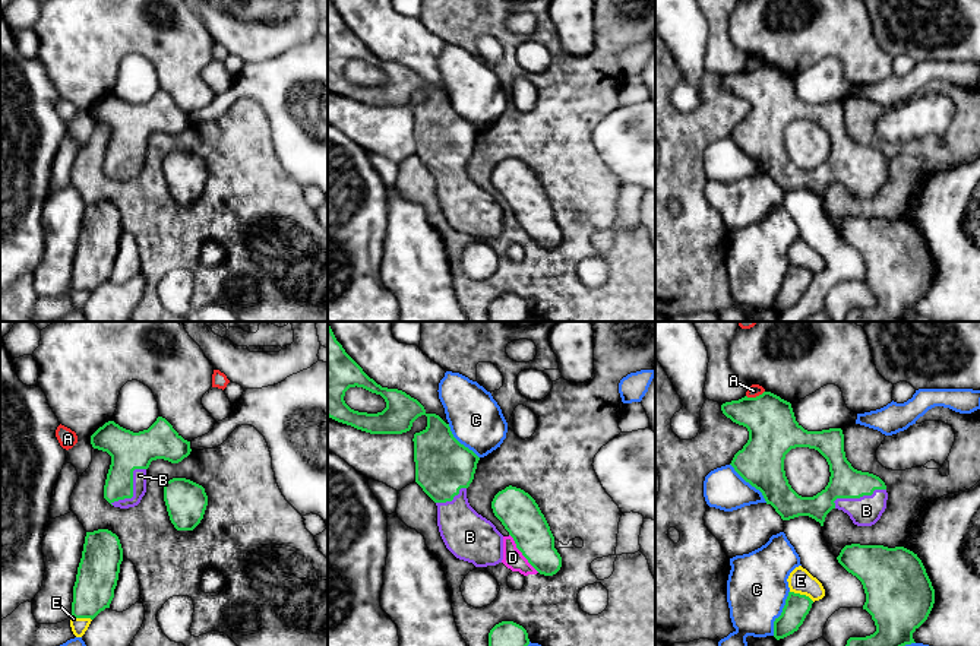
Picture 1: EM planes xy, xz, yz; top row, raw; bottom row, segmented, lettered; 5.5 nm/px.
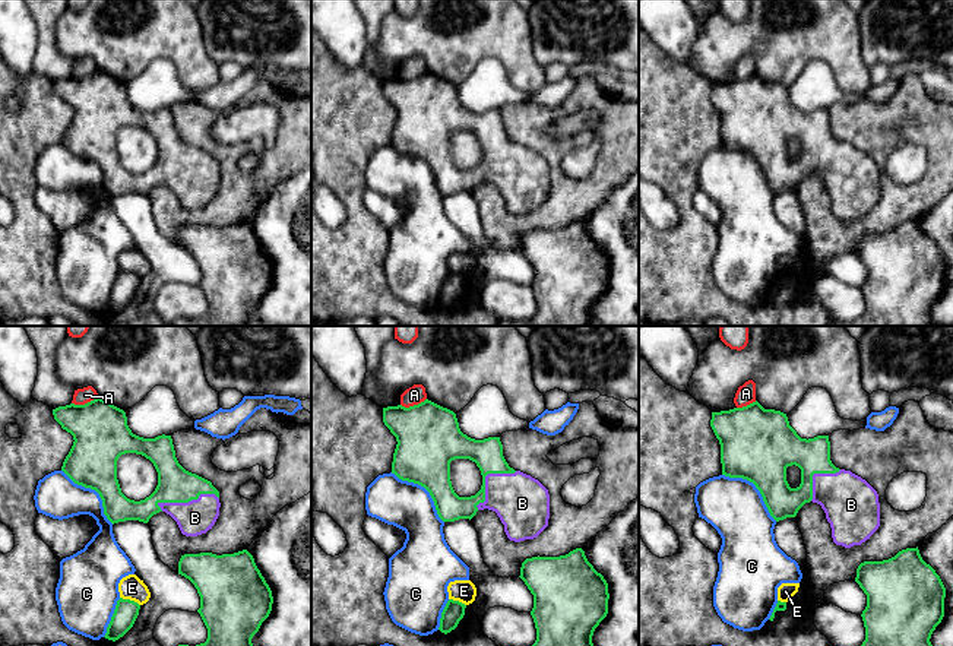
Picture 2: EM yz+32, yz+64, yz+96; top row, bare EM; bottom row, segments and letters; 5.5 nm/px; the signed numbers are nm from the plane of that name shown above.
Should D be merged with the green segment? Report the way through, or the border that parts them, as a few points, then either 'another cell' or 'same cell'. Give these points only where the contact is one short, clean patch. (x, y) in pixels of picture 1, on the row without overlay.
another cell

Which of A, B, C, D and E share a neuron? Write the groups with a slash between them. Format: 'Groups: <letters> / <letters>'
Groups: A / B / C / D / E

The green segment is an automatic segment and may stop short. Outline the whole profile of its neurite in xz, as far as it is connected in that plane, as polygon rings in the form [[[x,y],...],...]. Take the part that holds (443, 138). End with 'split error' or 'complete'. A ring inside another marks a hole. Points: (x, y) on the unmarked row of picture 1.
[[[328,0],[329,91],[370,107],[402,107],[421,88],[427,89],[427,99],[412,111],[415,155],[437,178],[437,199],[446,221],[475,240],[502,235],[503,208],[467,171],[480,130],[453,110],[439,88],[427,86],[417,72],[370,51]],[[355,58],[380,67],[386,80],[377,86],[351,82],[344,69]]]; split error

